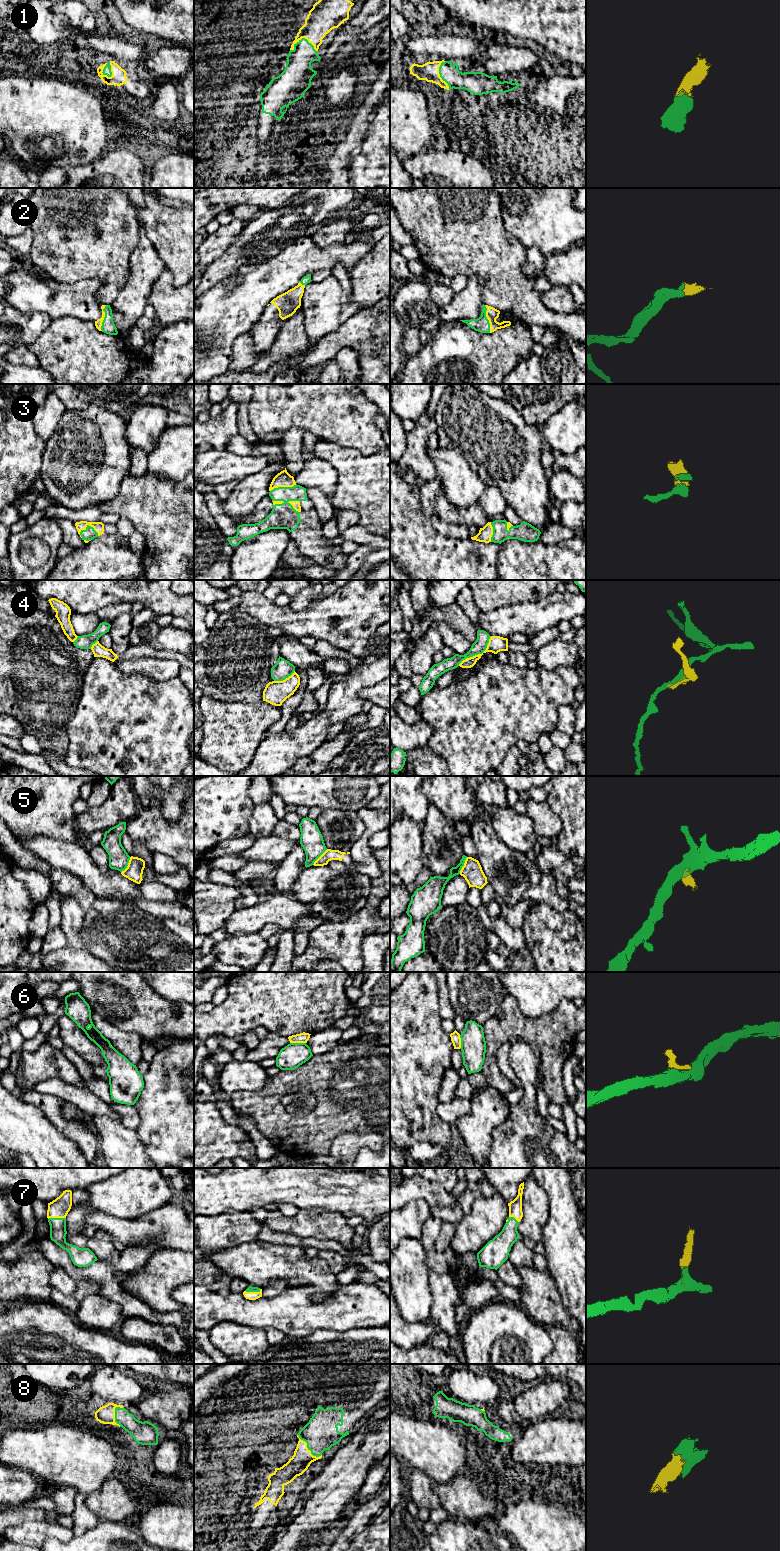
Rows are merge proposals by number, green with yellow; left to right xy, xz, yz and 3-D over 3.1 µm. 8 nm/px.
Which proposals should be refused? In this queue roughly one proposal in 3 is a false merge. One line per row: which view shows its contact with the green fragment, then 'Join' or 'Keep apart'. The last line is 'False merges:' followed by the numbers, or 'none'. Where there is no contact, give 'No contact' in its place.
1: Touches green in xz. Join
2: Touches green in yz. Join
3: Touches green in xy. Join
4: Touches green in yz. Keep apart
5: Touches green in yz. Keep apart
6: Touches green in xz. Keep apart
7: Touches green in xy. Join
8: Touches green in xz. Join
False merges: 4, 5, 6

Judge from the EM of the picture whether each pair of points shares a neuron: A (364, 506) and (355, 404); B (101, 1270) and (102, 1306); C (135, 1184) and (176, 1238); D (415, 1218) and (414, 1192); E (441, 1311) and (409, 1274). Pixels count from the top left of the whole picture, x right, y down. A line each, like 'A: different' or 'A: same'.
A: different
B: different
C: different
D: different
E: different

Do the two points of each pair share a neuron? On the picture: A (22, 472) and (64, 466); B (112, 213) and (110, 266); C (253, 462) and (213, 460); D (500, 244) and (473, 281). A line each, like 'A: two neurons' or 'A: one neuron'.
A: two neurons
B: one neuron
C: one neuron
D: two neurons

